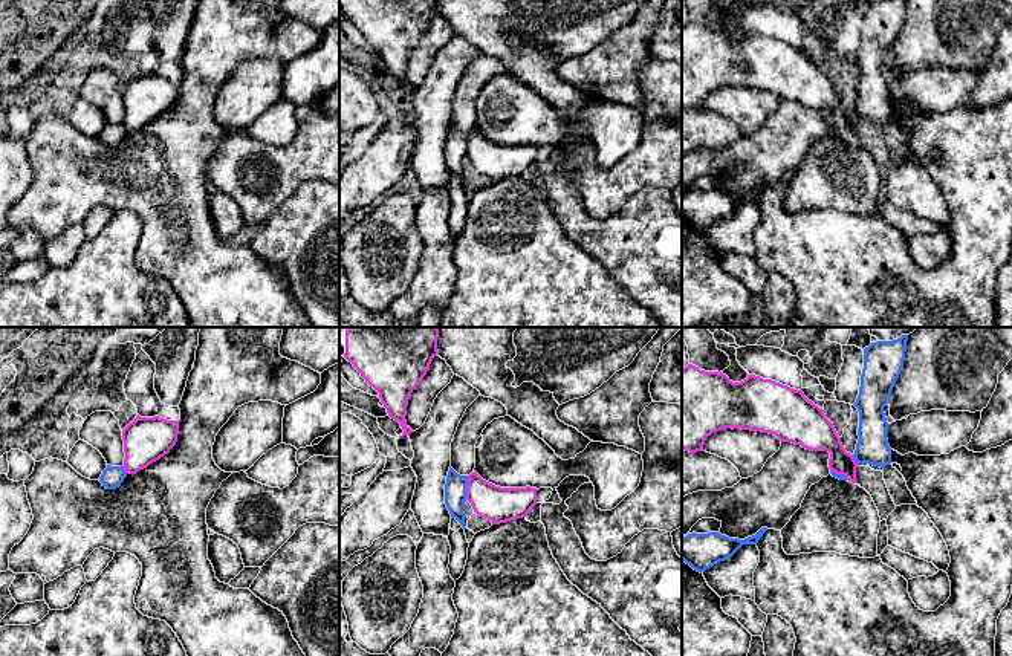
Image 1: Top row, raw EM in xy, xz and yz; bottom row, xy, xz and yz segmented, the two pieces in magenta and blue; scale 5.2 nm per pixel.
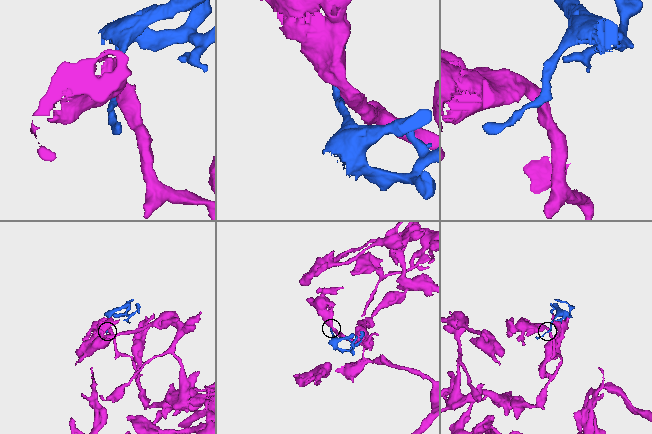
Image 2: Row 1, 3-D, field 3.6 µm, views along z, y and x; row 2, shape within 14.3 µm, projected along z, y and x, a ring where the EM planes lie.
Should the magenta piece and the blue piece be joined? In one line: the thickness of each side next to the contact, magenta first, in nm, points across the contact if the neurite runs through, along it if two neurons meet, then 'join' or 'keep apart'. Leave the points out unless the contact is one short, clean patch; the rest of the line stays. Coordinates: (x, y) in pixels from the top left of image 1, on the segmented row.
190/110 nm | along xz (468, 476), (465, 499) | keep apart

